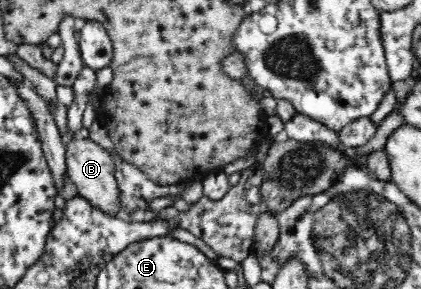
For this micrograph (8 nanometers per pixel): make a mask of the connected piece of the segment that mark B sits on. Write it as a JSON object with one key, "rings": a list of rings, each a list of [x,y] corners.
{"rings":[[[88,138],[73,139],[66,145],[66,171],[71,181],[76,185],[78,195],[85,198],[93,207],[103,214],[115,216],[121,209],[121,191],[115,177],[114,157],[98,143]]]}

